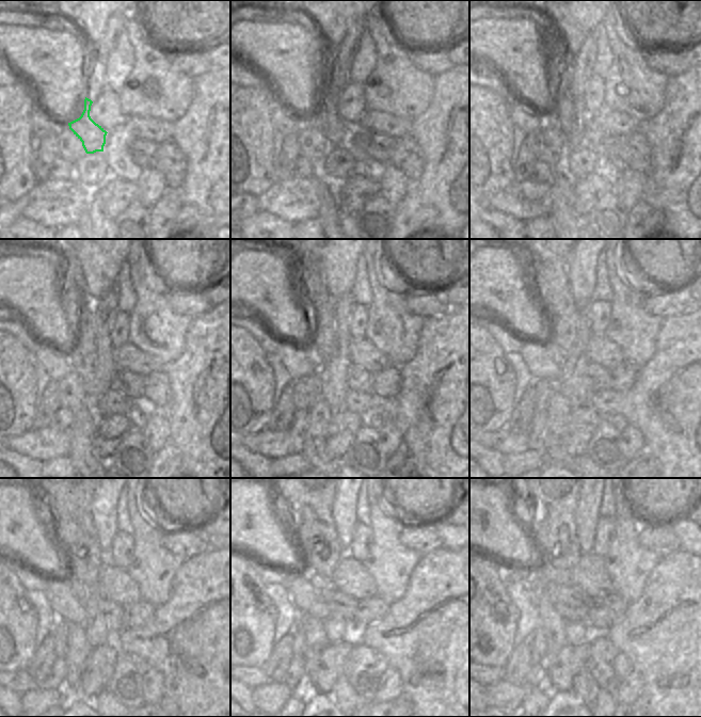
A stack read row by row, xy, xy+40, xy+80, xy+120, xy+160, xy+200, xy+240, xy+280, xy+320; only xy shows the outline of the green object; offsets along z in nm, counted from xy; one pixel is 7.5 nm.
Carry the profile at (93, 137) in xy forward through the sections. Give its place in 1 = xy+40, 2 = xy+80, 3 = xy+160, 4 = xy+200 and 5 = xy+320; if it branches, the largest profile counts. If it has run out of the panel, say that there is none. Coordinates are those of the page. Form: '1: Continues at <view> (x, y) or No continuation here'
1: Continues at xy+40 (337, 131)
2: Continues at xy+80 (564, 115)
3: Continues at xy+160 (312, 289)
4: Continues at xy+200 (548, 260)
5: Continues at xy+320 (551, 499)

